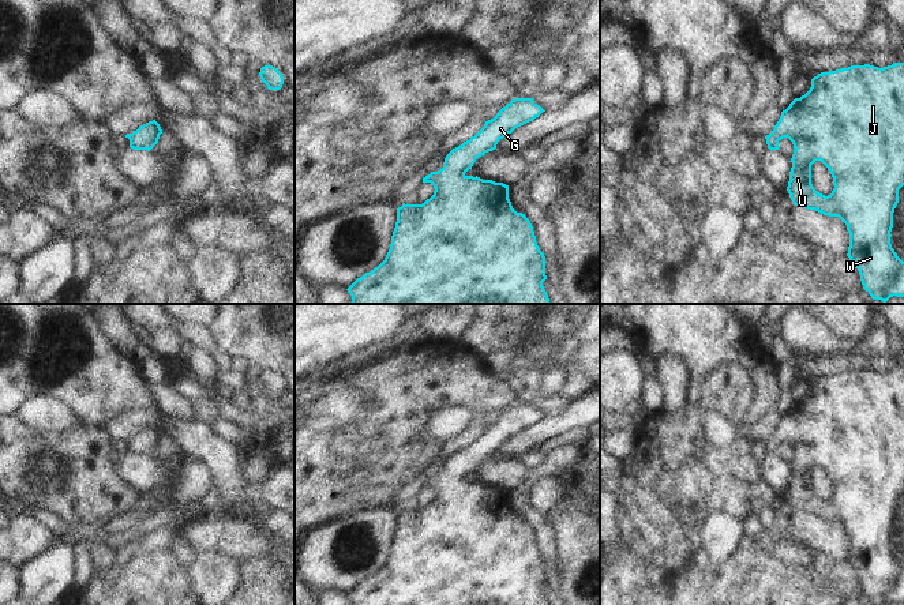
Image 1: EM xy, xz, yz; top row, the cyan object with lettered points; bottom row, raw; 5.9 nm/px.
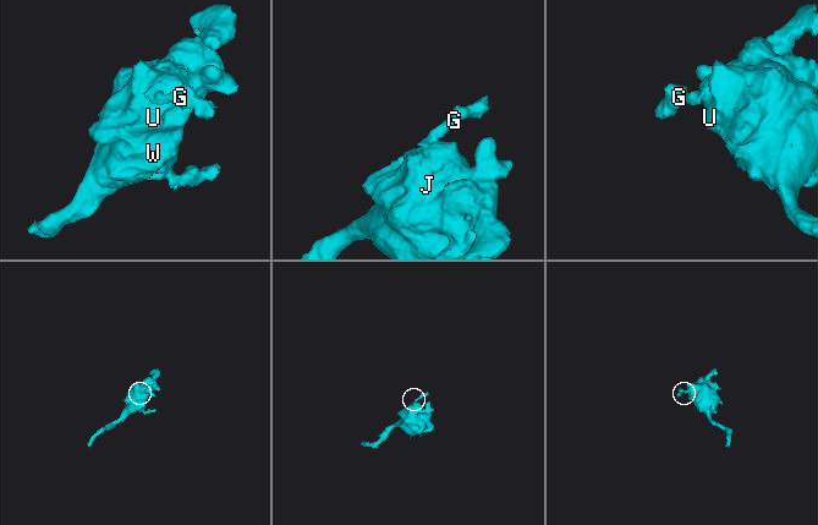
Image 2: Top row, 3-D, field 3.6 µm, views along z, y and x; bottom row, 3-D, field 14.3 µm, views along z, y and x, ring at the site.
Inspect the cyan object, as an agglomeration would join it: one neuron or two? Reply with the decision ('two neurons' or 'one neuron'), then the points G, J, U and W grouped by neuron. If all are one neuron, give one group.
one neuron; G J U W

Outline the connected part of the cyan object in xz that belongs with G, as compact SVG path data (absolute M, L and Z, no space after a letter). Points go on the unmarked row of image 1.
M533 403L511 405L474 441L453 454L442 474L423 482L423 488L434 491L434 500L423 510L402 508L397 514L390 555L378 572L346 594L352 605L549 605L543 591L547 585L545 561L536 548L530 526L513 514L509 491L465 480L479 462L495 455L500 444L543 417Z

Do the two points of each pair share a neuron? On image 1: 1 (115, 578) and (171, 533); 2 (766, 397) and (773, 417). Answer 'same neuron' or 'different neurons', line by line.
1: different neurons
2: different neurons

